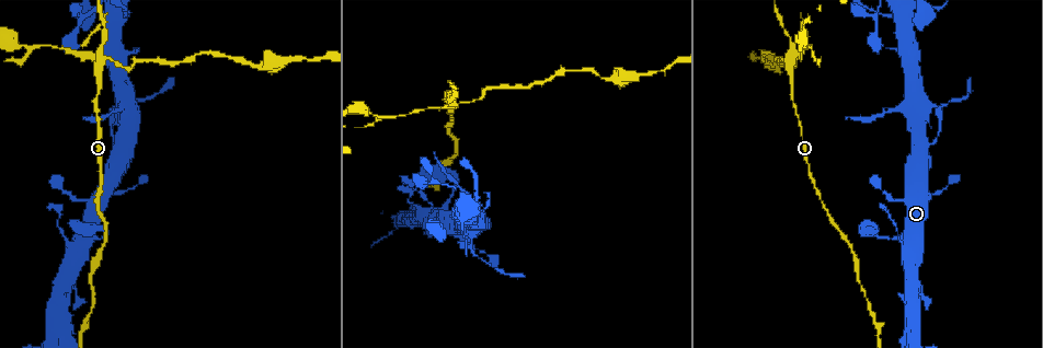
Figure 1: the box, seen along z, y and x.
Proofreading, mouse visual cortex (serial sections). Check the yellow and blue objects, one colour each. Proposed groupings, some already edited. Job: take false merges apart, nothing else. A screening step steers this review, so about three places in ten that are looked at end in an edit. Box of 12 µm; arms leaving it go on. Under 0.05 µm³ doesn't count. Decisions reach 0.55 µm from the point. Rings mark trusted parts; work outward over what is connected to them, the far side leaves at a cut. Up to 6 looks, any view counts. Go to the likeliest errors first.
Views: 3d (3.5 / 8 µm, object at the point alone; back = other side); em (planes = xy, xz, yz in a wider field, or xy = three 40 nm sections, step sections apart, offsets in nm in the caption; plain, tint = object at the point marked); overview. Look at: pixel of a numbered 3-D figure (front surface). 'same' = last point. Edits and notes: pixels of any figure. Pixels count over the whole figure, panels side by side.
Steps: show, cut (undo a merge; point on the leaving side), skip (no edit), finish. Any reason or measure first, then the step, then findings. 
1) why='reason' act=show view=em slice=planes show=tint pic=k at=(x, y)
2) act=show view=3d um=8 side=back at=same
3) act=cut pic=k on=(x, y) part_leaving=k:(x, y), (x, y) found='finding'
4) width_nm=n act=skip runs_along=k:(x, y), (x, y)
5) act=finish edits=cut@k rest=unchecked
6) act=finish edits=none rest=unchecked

act=show view=3d um=8 pic=1 at=(793, 56)

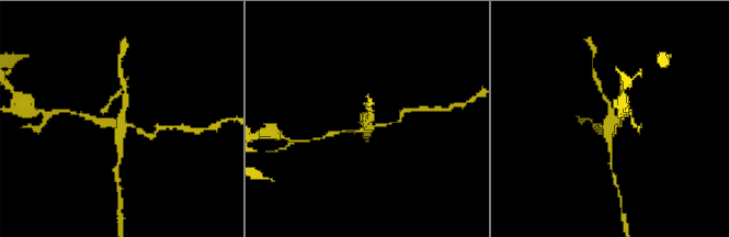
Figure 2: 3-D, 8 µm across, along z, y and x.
why='zoom in' act=show view=3d um=3.5 side=back pic=2 at=(120, 123)

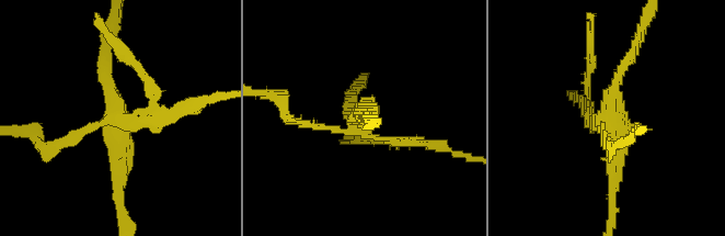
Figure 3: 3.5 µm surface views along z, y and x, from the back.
arms=4 arm_widths_nm=150,150,150,200 act=show view=em slice=xy step=5 show=tint pic=3 at=(606, 120)

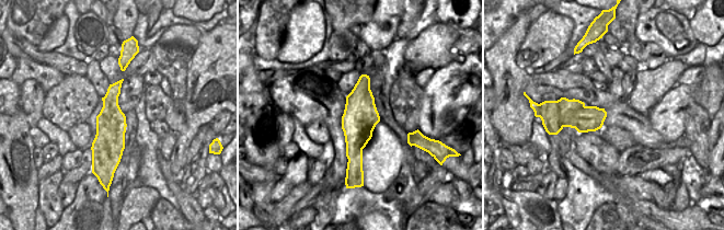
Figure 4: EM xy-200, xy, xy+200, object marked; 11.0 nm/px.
act=cut pic=3 on=(590, 69) part_leaving=3:(352, 130), (295, 121), (271, 96) found='two cells meet here'

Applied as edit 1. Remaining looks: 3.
why='sharp bend' act=show view=3d um=3.5 pic=1 at=(472, 233)

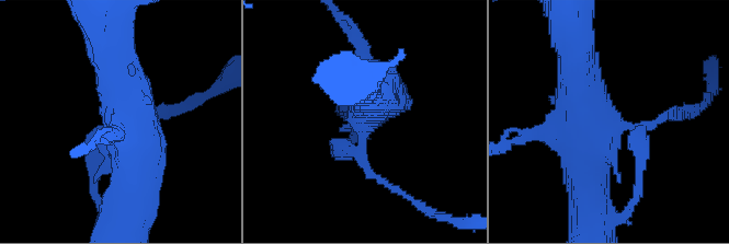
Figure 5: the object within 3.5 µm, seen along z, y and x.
why='need the tissue' act=show view=em slice=xy step=2 show=tint pic=5 at=(599, 129)

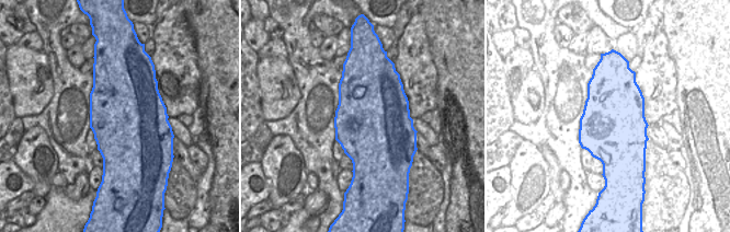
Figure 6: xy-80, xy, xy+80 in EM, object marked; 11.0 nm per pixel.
act=show view=em slice=planes show=tint at=same

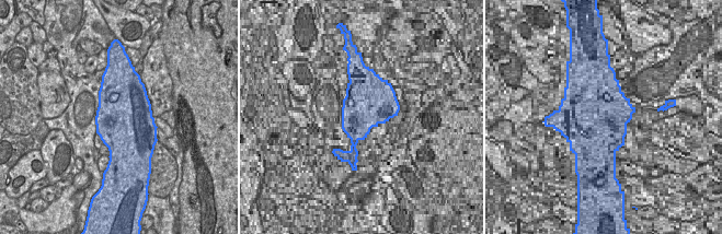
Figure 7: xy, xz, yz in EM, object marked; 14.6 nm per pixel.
act=skip runs_along=5:(592, 220), (578, 76) found='all the same cell'

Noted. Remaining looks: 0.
act=finish edits=cut@3 rest=unchecked

